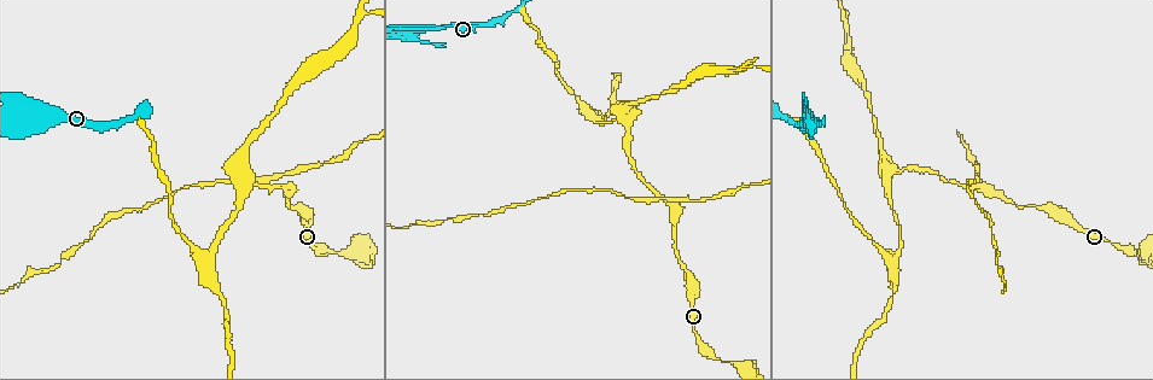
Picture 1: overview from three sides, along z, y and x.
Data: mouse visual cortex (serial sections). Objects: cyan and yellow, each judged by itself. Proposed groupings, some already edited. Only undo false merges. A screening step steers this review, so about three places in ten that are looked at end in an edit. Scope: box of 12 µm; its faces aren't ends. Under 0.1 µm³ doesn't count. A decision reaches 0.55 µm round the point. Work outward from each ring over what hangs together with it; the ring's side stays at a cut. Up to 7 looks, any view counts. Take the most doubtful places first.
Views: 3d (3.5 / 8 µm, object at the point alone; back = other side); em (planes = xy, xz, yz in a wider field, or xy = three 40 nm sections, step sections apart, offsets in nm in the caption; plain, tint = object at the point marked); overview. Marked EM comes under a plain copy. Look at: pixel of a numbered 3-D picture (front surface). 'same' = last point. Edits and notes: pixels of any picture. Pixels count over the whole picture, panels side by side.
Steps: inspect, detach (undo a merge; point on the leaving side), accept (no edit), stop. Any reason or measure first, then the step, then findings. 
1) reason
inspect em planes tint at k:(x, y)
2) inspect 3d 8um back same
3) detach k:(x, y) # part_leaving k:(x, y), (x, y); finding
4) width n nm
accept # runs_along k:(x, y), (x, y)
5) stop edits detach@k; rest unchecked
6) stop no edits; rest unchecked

inspect em xy step 1 tint at 1:(977, 188)

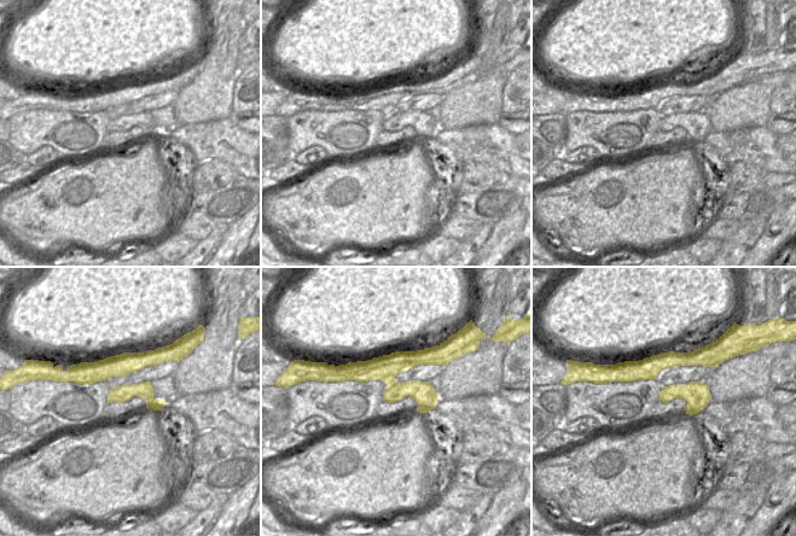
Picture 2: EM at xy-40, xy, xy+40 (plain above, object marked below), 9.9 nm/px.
inspect 3d 3.5um same

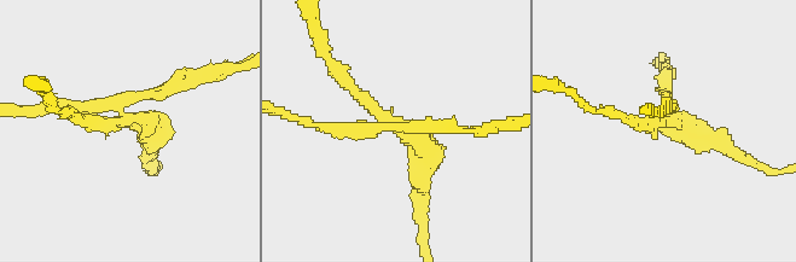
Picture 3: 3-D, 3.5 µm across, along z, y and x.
width 190 nm
detach 3:(348, 127) # part_leaving 3:(384, 127), (318, 127), (296, 117); two cells meet here

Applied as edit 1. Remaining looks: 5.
calibre changes
inspect 3d 8um at 1:(29, 125)

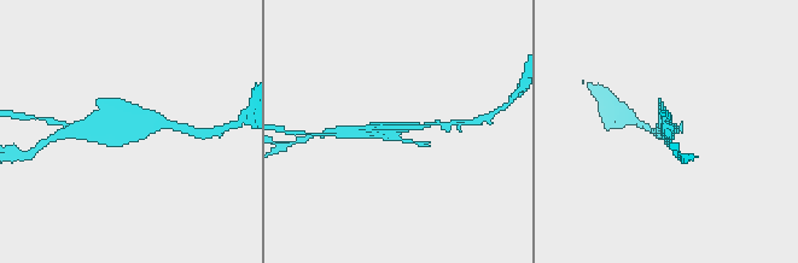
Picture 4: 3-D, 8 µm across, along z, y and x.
need the tissue
inspect em xy step 1 tint at 4:(124, 131)

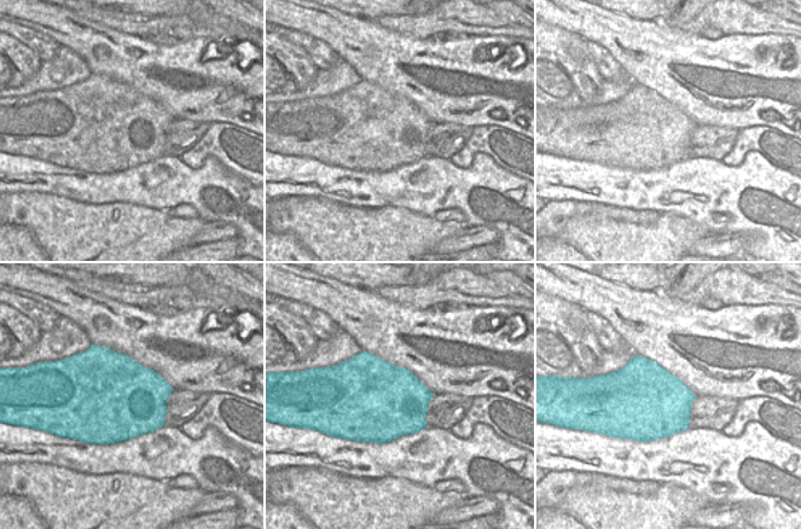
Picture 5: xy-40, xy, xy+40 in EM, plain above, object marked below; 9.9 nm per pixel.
detach 4:(420, 144) # two cells meet here

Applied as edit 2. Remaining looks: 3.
inspect overview

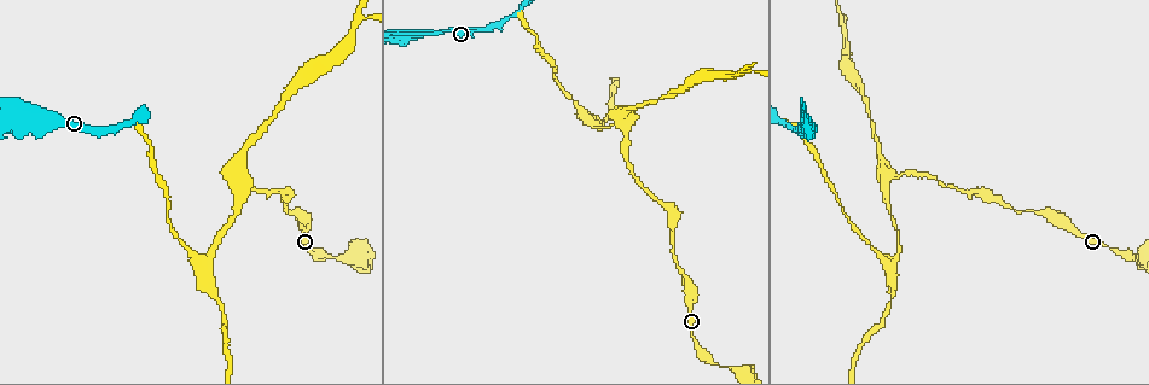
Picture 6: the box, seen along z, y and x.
a fork
inspect 3d 3.5um back at 6:(623, 118)

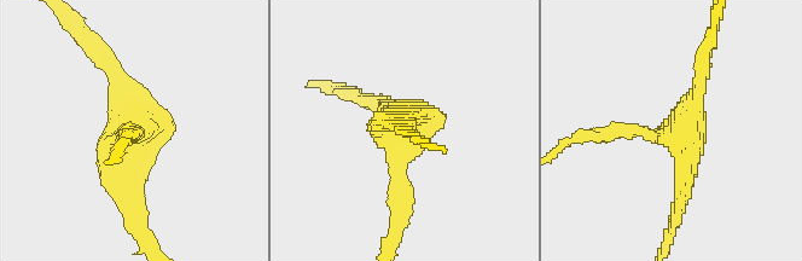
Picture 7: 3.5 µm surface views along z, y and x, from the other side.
arms 3; arm_widths 200, 250, 250 nm
inspect em planes tint at 7:(682, 134)

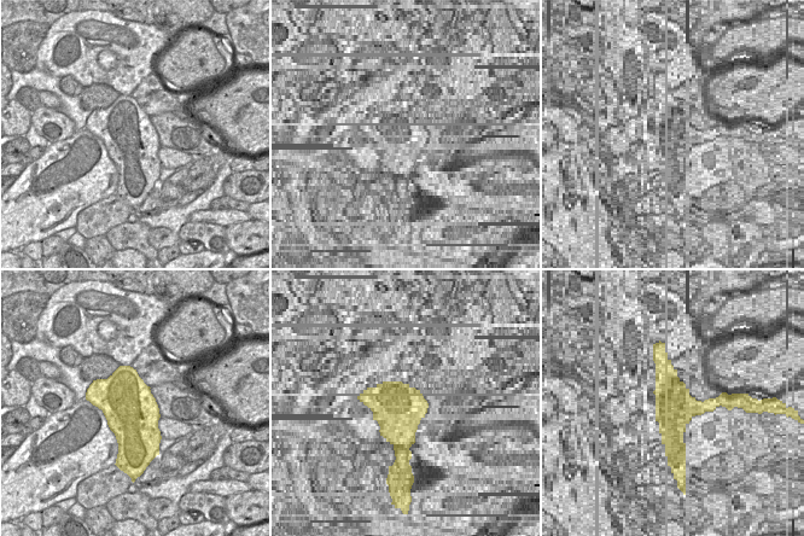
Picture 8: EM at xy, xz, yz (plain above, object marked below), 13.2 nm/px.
accept # runs_along 7:(599, 135), (680, 135), (674, 209); all the same cell

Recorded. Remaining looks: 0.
stop edits detach@3, detach@4; rest unchecked

